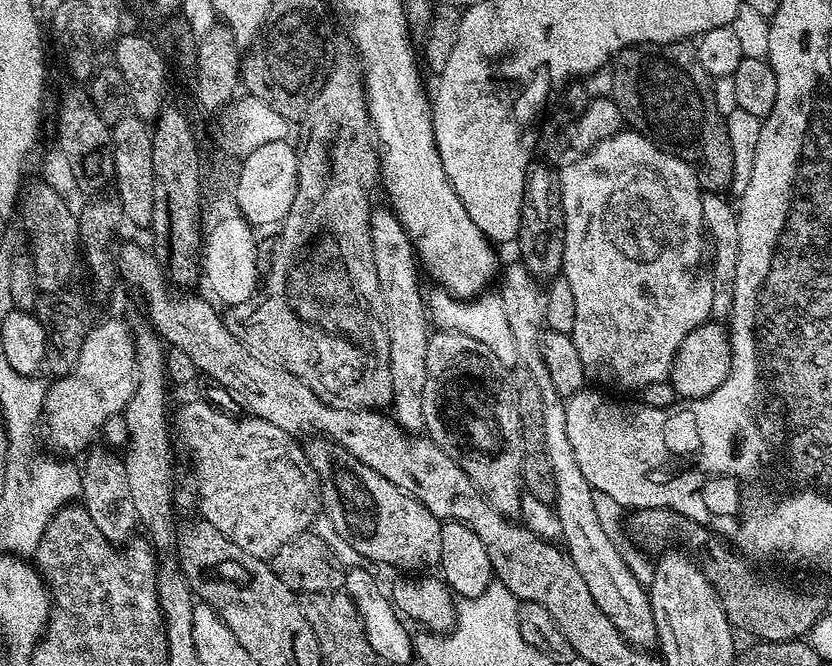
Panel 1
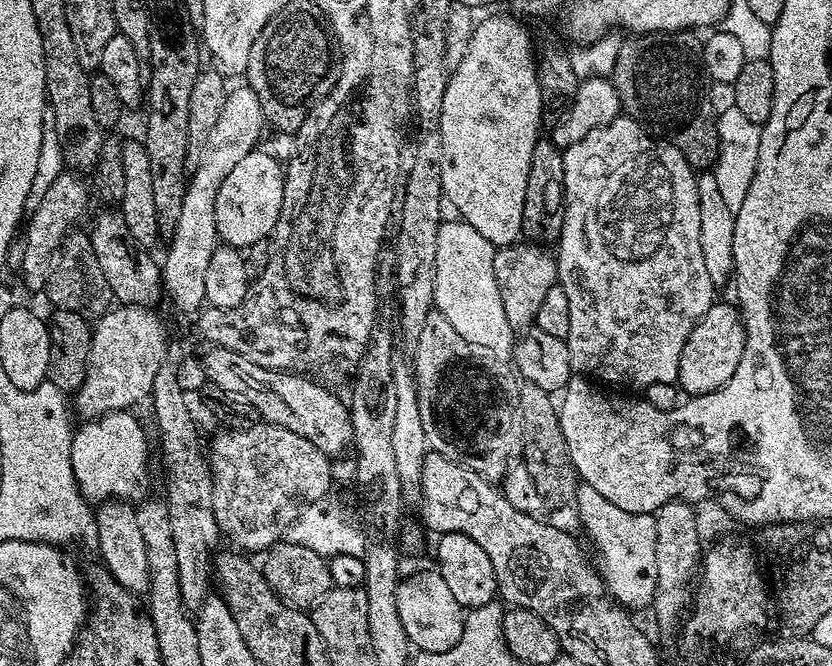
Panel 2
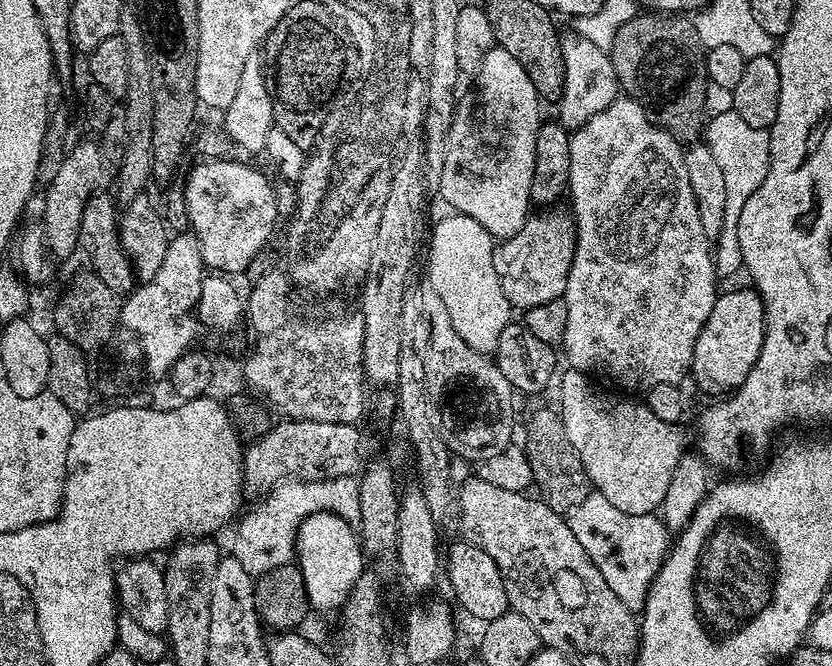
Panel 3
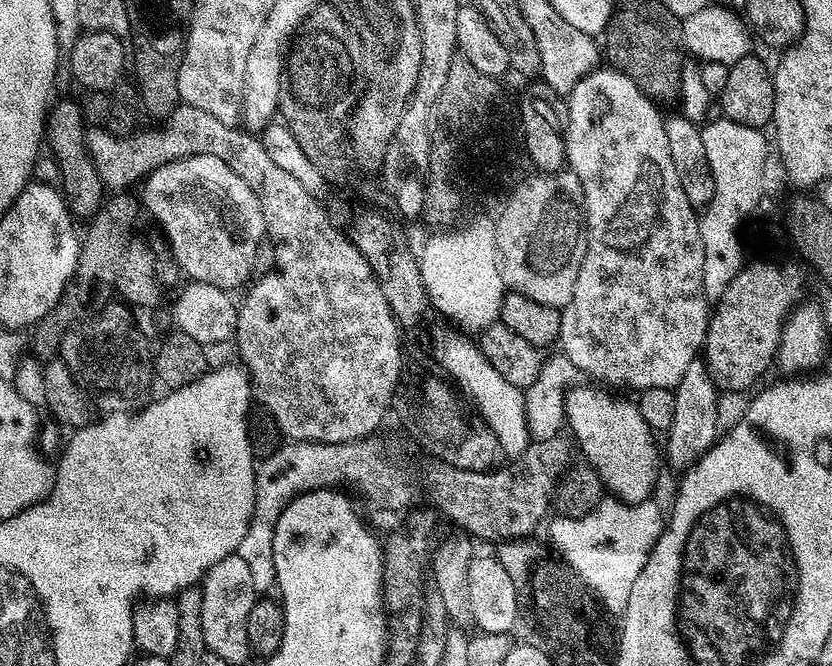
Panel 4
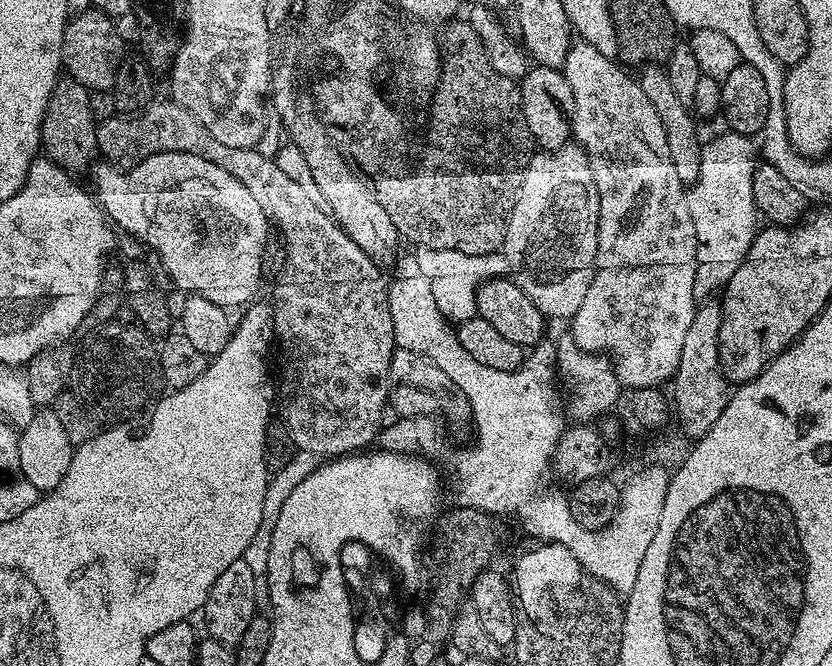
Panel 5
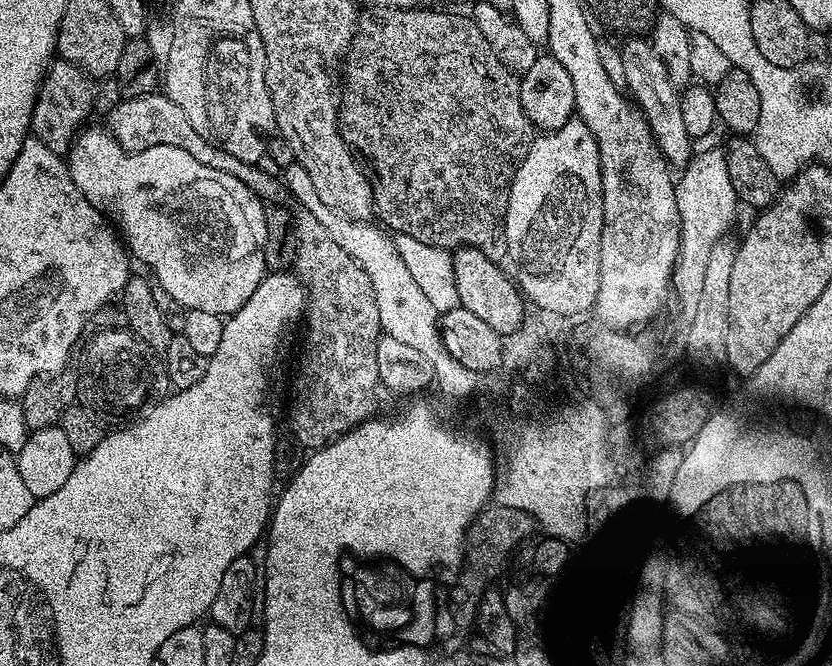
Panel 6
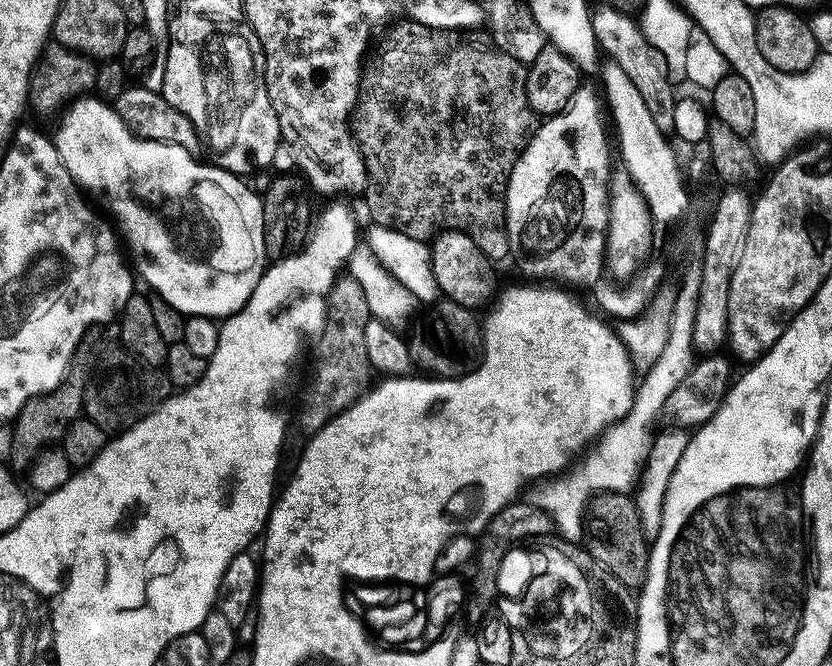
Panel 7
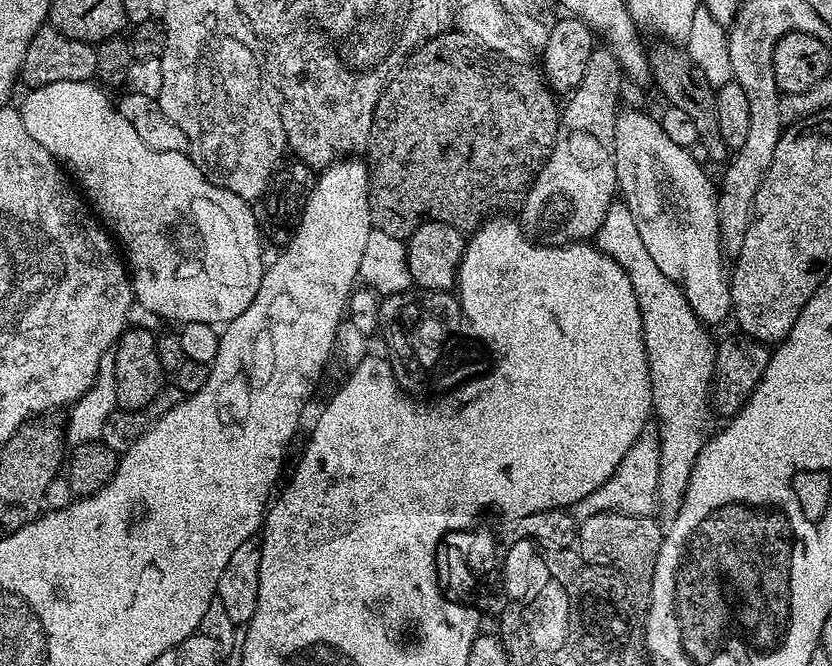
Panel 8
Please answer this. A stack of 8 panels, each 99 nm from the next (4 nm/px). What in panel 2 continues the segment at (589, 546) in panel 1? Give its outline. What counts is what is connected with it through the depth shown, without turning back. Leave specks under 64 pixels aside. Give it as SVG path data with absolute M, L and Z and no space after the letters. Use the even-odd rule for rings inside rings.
M517 242L501 247L496 252L494 270L500 287L502 306L505 307L510 326L515 330L528 330L535 325L542 298L546 298L546 294L550 294L550 290L557 287L557 257L548 252L551 251L547 247L535 242Z

